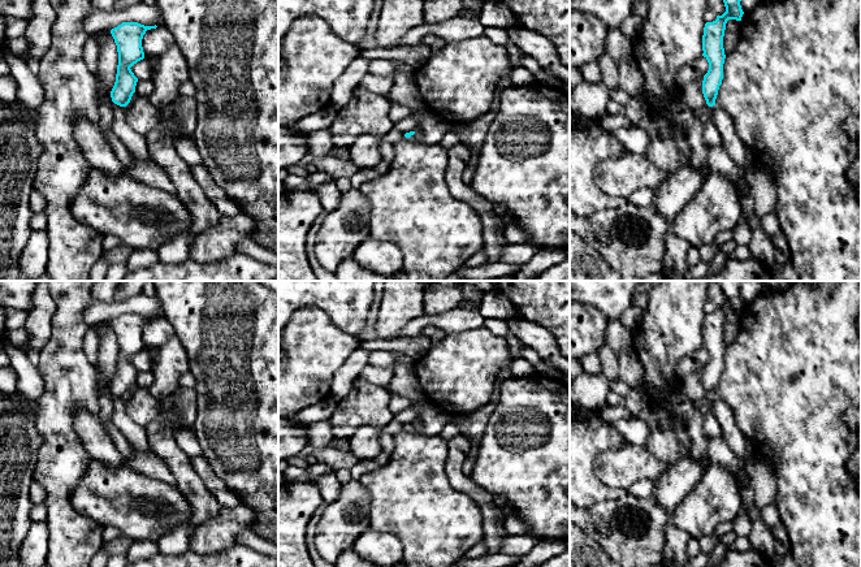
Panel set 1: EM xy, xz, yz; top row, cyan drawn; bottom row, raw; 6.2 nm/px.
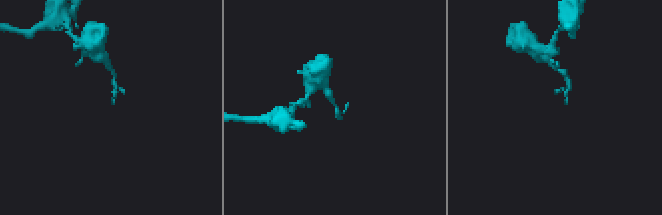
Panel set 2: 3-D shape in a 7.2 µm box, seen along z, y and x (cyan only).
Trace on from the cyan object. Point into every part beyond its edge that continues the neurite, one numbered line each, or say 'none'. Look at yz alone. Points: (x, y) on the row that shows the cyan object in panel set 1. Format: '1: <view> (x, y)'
1: yz (740, 155)

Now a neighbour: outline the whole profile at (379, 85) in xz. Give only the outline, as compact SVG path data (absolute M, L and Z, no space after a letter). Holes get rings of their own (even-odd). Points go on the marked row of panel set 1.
M367 73L359 82L359 87L363 87L377 95L388 95L391 90L394 79L389 77L376 77Z

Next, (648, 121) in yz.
M644 113L637 126L645 129L652 137L656 137L659 131L665 131L669 126L669 118L663 116L654 116Z

